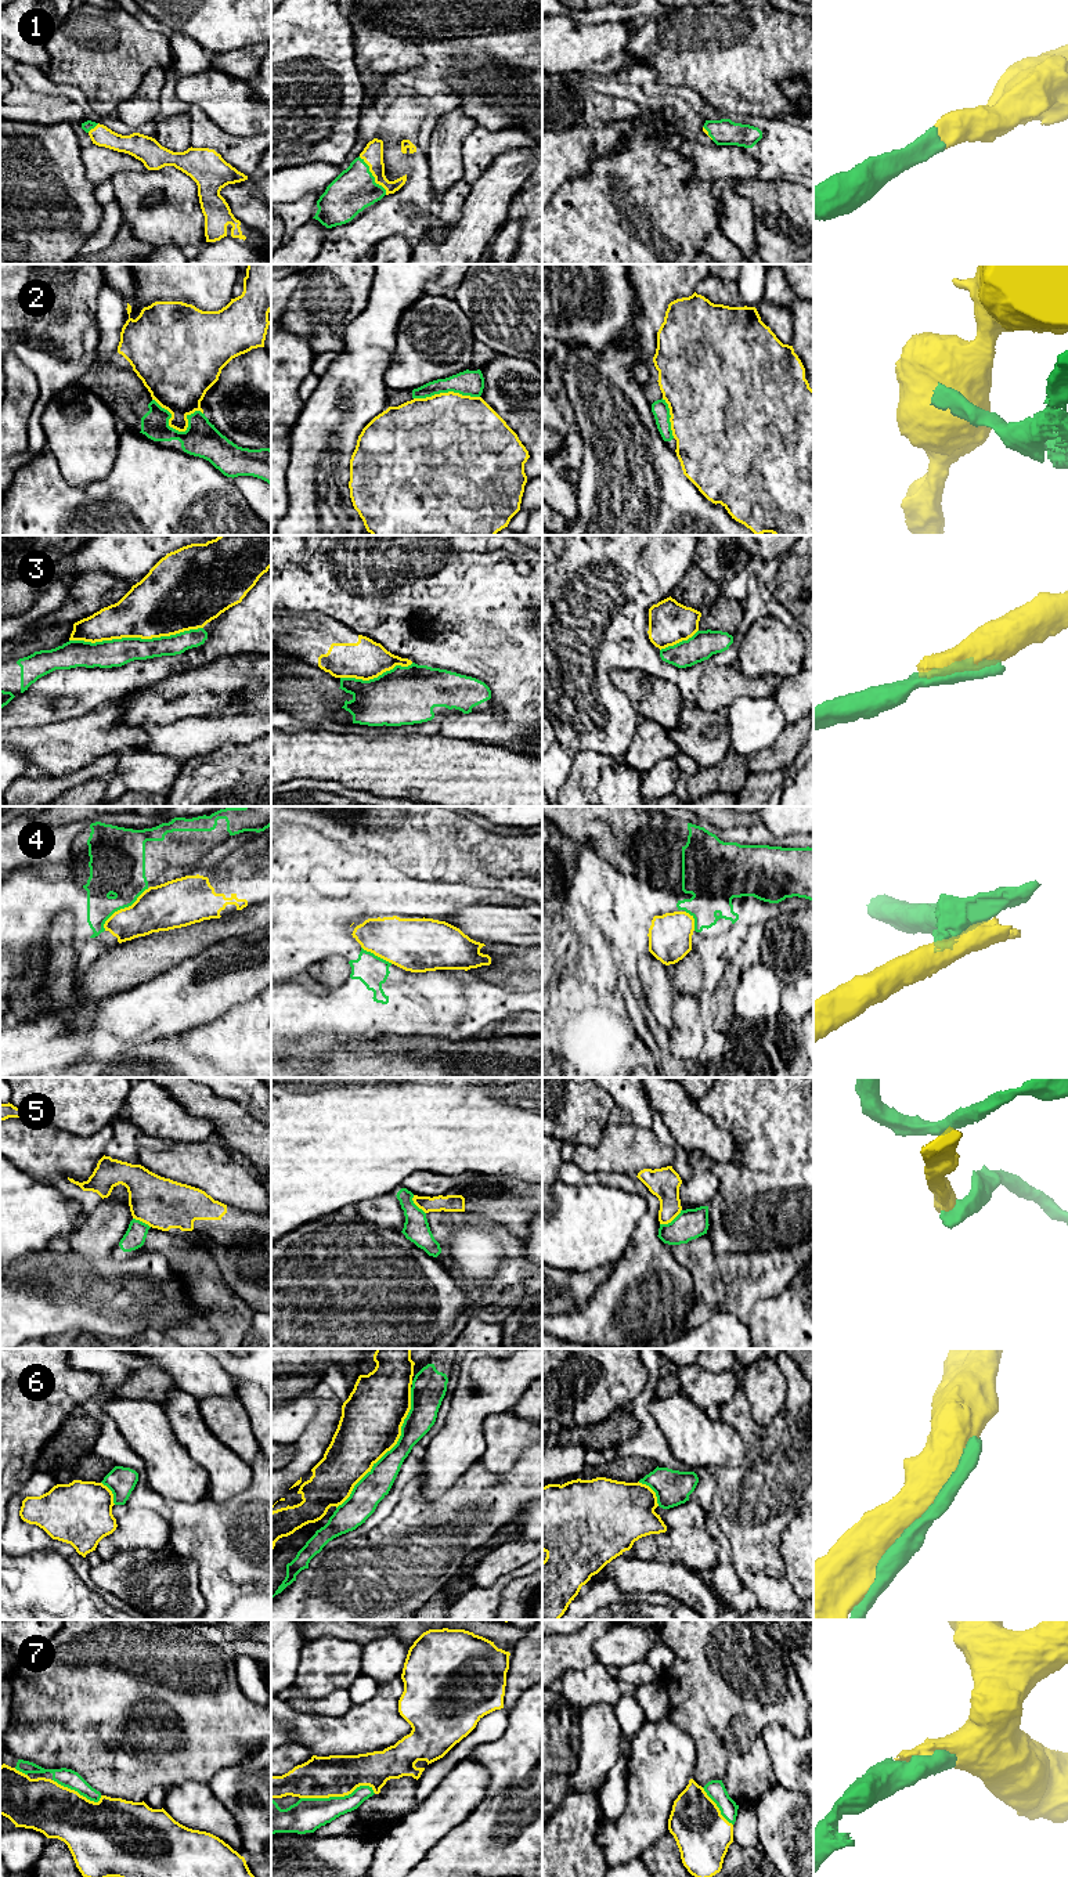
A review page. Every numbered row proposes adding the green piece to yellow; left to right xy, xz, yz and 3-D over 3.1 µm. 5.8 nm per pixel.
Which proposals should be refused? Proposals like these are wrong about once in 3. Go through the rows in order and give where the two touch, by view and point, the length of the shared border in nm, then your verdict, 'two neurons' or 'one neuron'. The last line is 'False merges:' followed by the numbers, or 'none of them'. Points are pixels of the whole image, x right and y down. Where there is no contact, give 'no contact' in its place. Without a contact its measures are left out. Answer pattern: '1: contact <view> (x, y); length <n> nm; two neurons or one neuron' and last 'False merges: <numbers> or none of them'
1: contact xz (372, 174); length 280 nm; one neuron
2: contact xy (177, 429); length 300 nm; two neurons
3: contact xy (136, 636); length 800 nm; two neurons
4: contact xy (122, 909); length 360 nm; two neurons
5: contact yz (671, 1220); length 160 nm; two neurons
6: contact xz (390, 1448); length 850 nm; two neurons
7: contact xz (338, 1796); length 440 nm; one neuron
False merges: 2, 3, 4, 5, 6

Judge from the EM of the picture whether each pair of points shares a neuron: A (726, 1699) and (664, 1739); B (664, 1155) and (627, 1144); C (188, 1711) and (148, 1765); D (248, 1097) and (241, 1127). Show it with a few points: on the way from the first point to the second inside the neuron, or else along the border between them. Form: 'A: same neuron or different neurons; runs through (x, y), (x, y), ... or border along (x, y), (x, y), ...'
A: different neurons; border along (667, 1718), (689, 1735), (695, 1743), (696, 1757)
B: same neuron; runs through (655, 1155), (637, 1148)
C: same neuron; runs through (188, 1728), (188, 1740), (165, 1764)
D: different neurons; border along (215, 1093), (251, 1110)

